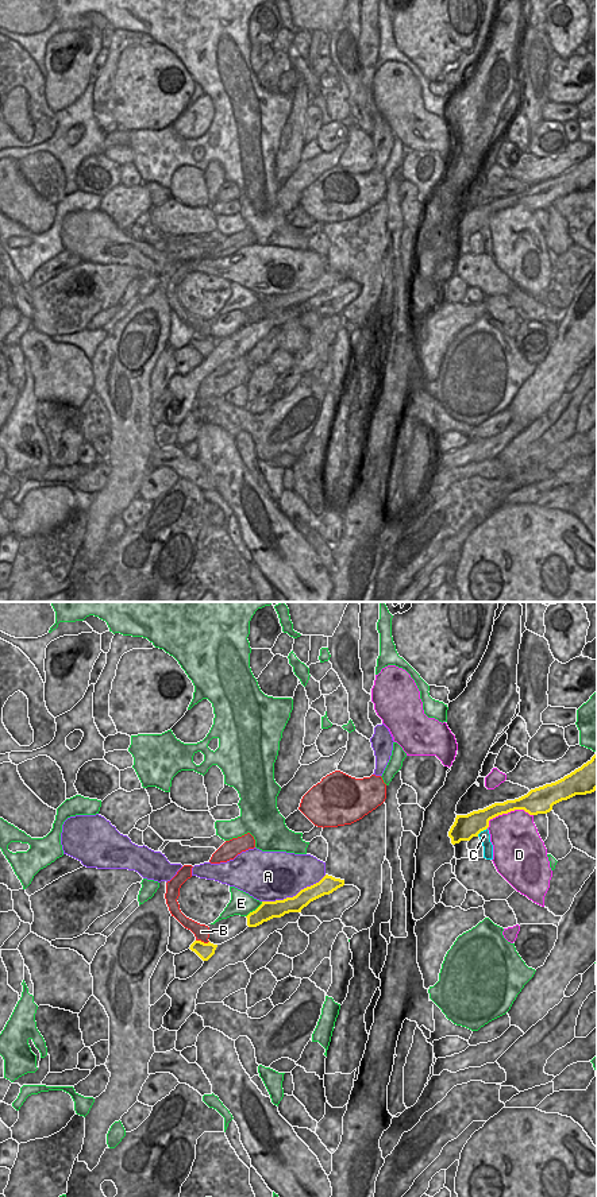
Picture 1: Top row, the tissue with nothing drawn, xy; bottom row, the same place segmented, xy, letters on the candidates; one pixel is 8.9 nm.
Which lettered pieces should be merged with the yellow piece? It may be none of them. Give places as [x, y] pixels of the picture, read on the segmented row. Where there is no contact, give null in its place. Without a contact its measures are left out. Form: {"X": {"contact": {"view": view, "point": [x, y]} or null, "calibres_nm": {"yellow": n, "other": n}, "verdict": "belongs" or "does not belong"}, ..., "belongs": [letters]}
{"A": {"contact": {"view": "xy", "point": [293, 896]}, "calibres_nm": {"yellow": 160, "other": 440}, "verdict": "does not belong"}, "B": {"contact": {"view": "xy", "point": [203, 942]}, "calibres_nm": {"yellow": 140, "other": 140}, "verdict": "does not belong"}, "C": {"contact": {"view": "xy", "point": [481, 830]}, "calibres_nm": {"yellow": 220, "other": 100}, "verdict": "does not belong"}, "D": {"contact": {"view": "xy", "point": [507, 813]}, "calibres_nm": {"yellow": 190, "other": 420}, "verdict": "does not belong"}, "E": {"contact": {"view": "xy", "point": [255, 910]}, "calibres_nm": {"yellow": 170, "other": 200}, "verdict": "does not belong"}, "belongs": []}

